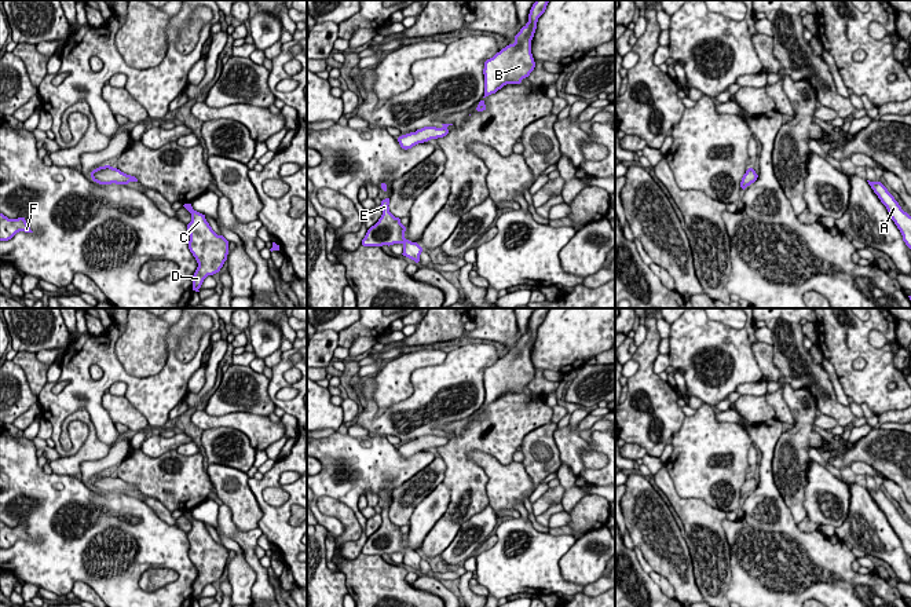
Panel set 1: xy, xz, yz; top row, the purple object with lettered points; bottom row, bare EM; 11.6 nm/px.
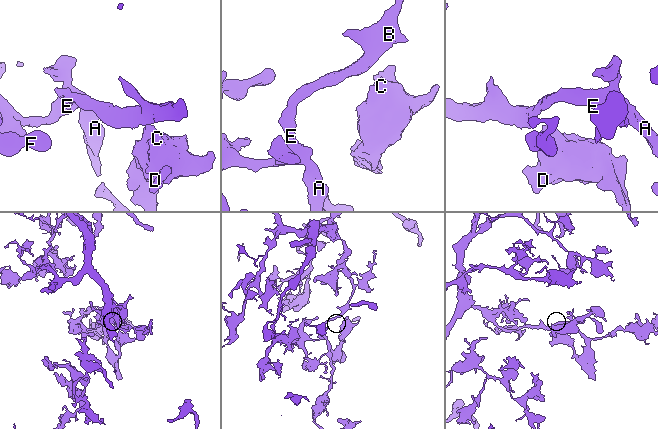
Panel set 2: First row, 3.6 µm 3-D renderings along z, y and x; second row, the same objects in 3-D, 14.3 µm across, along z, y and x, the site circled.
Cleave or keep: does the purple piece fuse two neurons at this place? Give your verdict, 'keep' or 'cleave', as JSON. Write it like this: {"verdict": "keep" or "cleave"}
{"verdict": "keep"}

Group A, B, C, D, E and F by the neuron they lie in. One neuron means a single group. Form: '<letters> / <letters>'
A B C D E F

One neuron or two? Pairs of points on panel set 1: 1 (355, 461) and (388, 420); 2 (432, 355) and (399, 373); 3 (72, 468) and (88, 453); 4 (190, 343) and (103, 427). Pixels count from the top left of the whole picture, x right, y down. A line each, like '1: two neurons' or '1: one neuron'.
1: two neurons
2: one neuron
3: one neuron
4: two neurons

